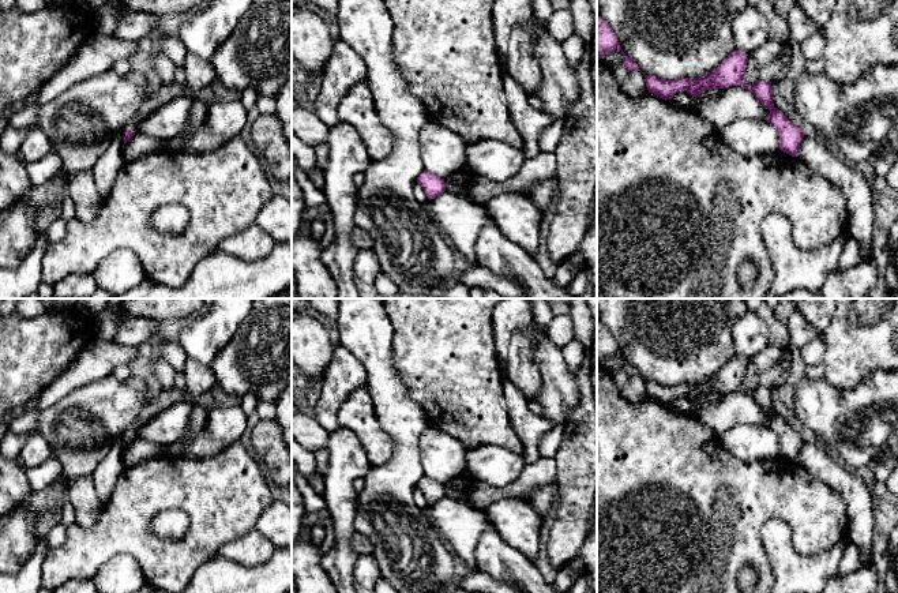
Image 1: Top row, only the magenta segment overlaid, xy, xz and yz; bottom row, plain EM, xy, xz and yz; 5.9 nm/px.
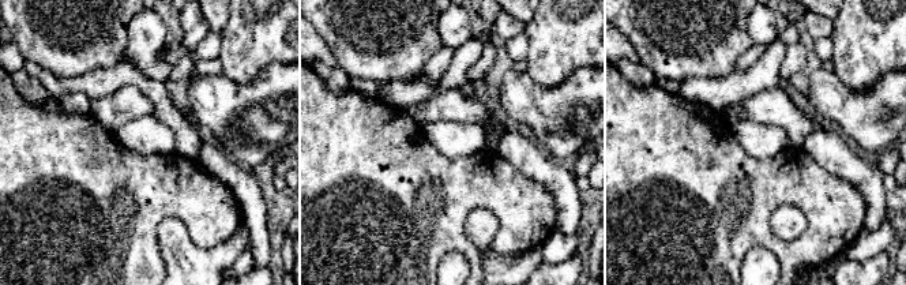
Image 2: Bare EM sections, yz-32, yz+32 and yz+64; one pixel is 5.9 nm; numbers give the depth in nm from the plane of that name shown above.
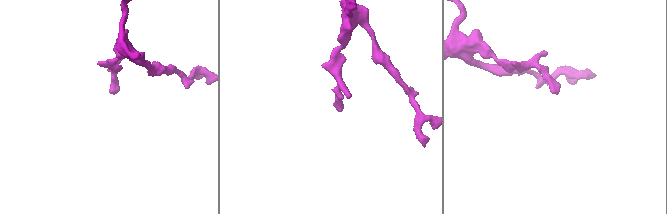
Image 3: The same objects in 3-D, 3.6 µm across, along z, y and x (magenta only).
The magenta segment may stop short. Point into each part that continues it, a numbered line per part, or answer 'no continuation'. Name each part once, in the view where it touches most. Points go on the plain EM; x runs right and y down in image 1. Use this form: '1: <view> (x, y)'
no continuation

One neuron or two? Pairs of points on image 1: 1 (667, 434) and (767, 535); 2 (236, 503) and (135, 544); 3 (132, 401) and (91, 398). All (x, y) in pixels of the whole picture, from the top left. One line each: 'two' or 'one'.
1: two
2: one
3: one

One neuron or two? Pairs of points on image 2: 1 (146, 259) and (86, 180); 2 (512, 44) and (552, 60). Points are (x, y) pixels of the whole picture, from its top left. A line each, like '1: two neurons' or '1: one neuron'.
1: one neuron
2: two neurons

